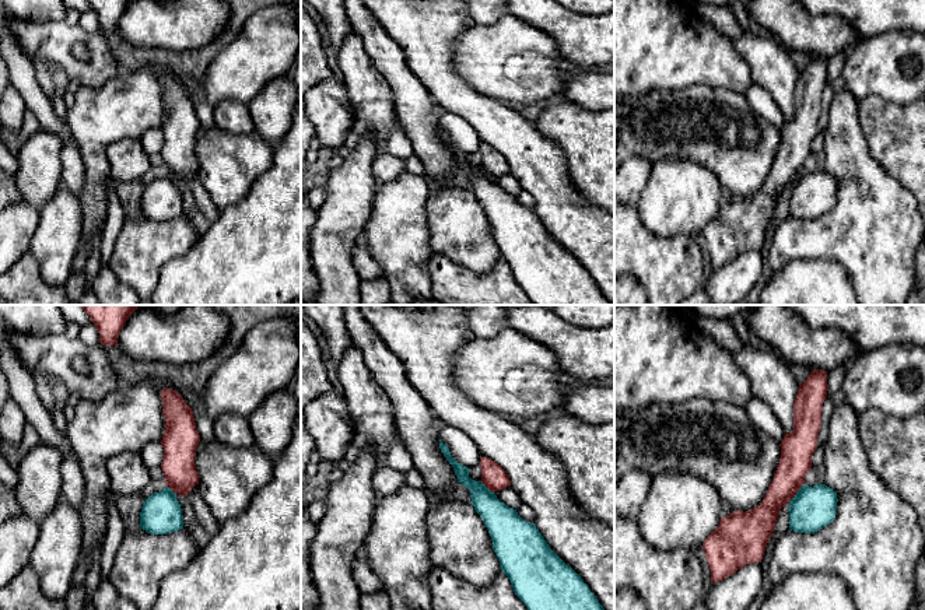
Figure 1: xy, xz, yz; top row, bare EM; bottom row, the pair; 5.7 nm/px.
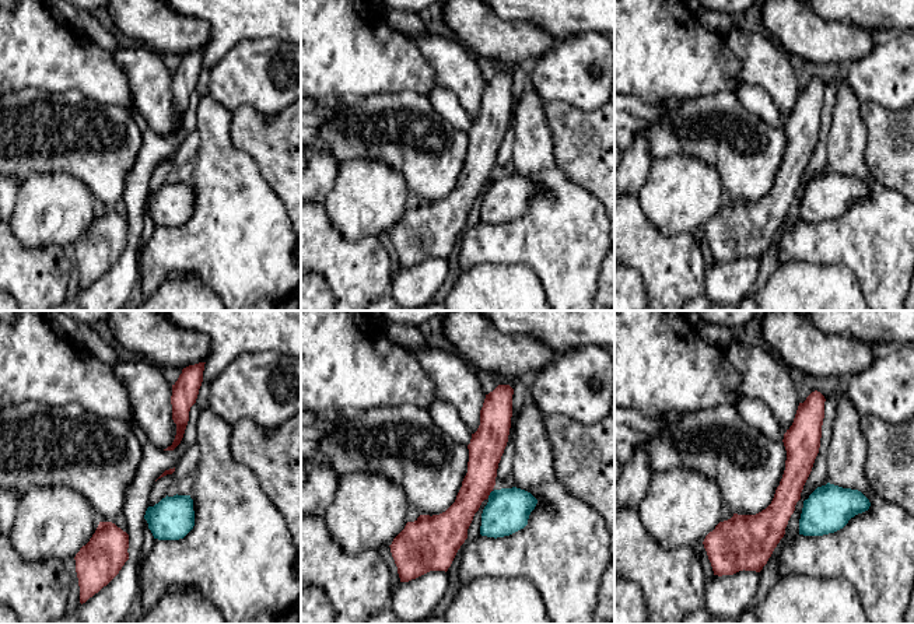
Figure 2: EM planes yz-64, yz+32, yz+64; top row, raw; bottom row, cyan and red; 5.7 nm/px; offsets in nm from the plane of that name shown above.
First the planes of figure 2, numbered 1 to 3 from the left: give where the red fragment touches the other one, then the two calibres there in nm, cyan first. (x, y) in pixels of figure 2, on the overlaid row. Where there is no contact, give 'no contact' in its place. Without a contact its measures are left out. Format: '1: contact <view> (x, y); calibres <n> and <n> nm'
1: no contact
2: contact yz+32 (490, 494); calibres 260 and 190 nm
3: no contact

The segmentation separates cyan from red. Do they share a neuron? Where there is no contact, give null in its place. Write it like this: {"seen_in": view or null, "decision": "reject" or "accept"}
{"seen_in": "yz", "decision": "reject"}

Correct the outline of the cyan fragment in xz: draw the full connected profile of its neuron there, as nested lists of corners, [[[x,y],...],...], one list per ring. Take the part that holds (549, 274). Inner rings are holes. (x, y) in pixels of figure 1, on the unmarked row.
[[[441,126],[439,134],[452,151],[458,169],[462,169],[470,178],[470,190],[481,203],[491,222],[493,236],[500,248],[501,257],[508,263],[515,281],[535,305],[613,305],[584,266],[550,235],[535,210],[523,207],[516,196],[501,189],[481,168],[472,166],[469,154],[458,150],[448,132]]]

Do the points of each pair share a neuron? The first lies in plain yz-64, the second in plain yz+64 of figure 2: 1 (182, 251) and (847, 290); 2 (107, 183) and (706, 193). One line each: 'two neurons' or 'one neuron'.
1: two neurons
2: two neurons

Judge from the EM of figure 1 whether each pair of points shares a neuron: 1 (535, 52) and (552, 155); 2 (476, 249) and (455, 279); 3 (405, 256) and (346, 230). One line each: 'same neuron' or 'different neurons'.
1: different neurons
2: different neurons
3: different neurons

